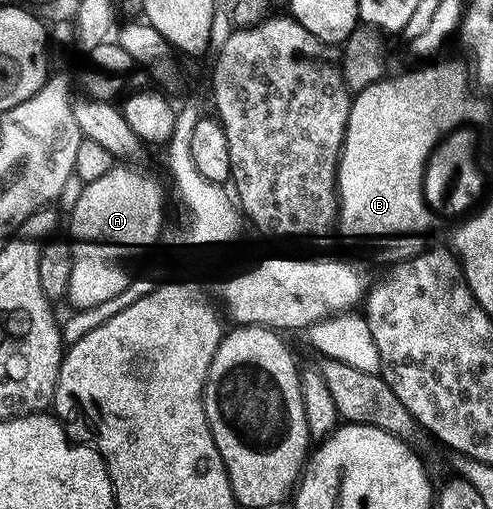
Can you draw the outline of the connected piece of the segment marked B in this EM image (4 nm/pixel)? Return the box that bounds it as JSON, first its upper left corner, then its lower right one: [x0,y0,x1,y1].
[335,59,472,257]

